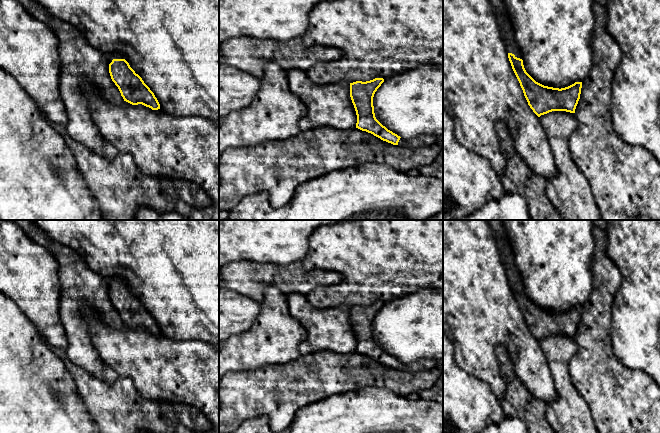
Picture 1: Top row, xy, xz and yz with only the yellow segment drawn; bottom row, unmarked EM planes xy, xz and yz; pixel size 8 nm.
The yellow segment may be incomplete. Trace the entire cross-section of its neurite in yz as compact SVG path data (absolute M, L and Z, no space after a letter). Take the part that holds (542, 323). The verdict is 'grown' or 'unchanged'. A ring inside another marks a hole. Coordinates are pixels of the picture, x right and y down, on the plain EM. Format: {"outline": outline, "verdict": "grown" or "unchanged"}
{"outline": "M488 220L488 222L507 271L512 293L533 336L538 341L552 335L575 337L580 323L582 306L575 306L561 313L544 310L536 306L524 292L522 278L515 264L514 254L502 221Z", "verdict": "grown"}

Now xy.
{"outline": "M112 277L108 281L111 303L118 311L124 325L132 329L142 328L152 334L160 333L160 328L154 317L130 291L124 280Z", "verdict": "grown"}

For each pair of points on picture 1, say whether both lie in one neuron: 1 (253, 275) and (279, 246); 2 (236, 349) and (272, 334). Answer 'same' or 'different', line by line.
1: different
2: same

